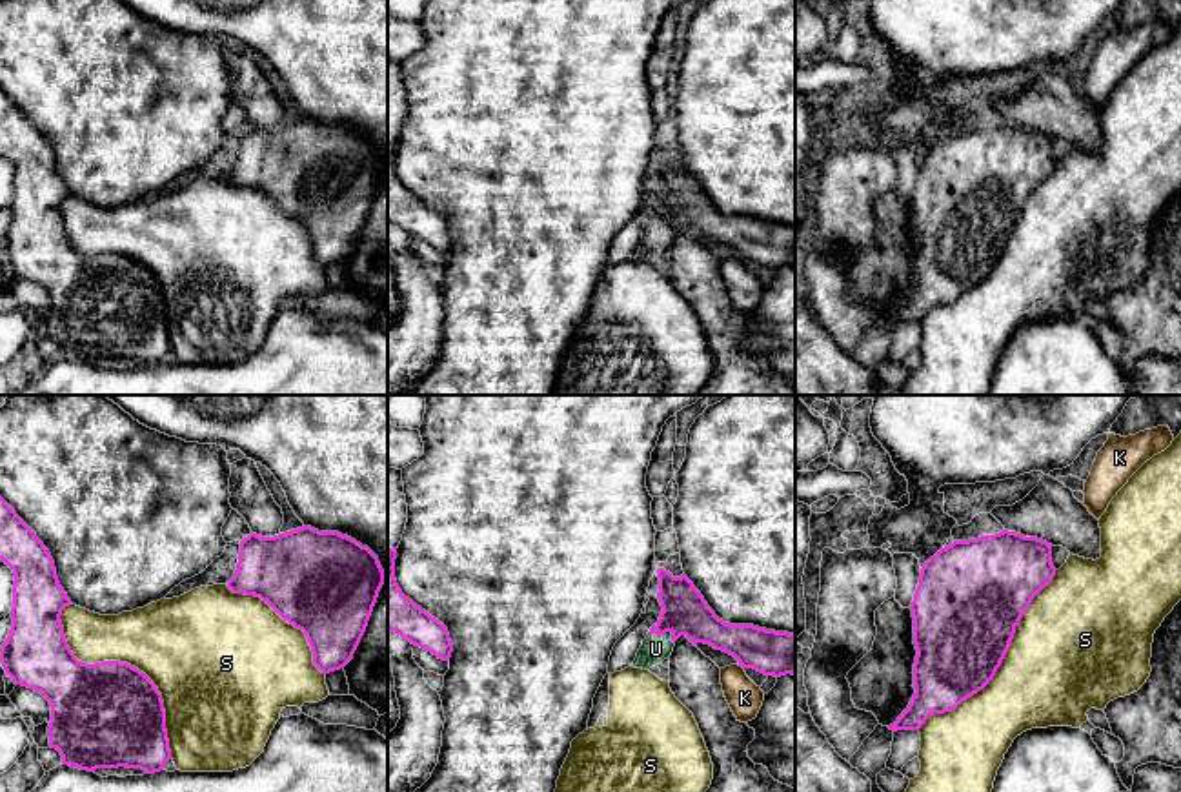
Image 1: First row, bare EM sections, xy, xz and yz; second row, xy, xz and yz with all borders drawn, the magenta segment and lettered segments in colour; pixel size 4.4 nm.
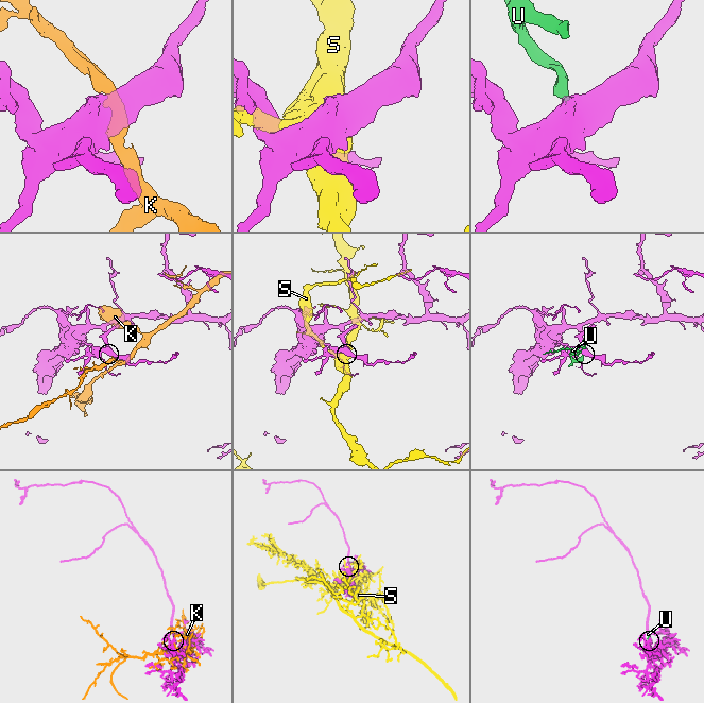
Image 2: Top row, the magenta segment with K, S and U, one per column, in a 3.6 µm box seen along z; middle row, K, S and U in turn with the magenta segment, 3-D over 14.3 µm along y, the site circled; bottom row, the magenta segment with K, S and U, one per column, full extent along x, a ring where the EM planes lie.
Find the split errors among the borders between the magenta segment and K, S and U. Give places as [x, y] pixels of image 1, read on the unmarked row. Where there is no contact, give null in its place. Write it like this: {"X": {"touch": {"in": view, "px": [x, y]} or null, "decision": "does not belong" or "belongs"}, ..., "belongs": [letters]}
{"K": {"touch": {"in": "xz", "px": [741, 257]}, "decision": "does not belong"}, "S": {"touch": {"in": "xy", "px": [126, 255]}, "decision": "does not belong"}, "U": {"touch": {"in": "xz", "px": [665, 224]}, "decision": "belongs"}, "belongs": ["U"]}

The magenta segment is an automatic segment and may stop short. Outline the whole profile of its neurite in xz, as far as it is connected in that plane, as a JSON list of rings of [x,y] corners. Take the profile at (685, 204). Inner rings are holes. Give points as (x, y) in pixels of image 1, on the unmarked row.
[[[659,160],[657,169],[662,204],[642,233],[633,260],[661,257],[671,248],[675,233],[686,228],[693,237],[704,235],[733,248],[742,260],[773,269],[795,268],[793,226],[724,215],[684,166],[673,169]]]

